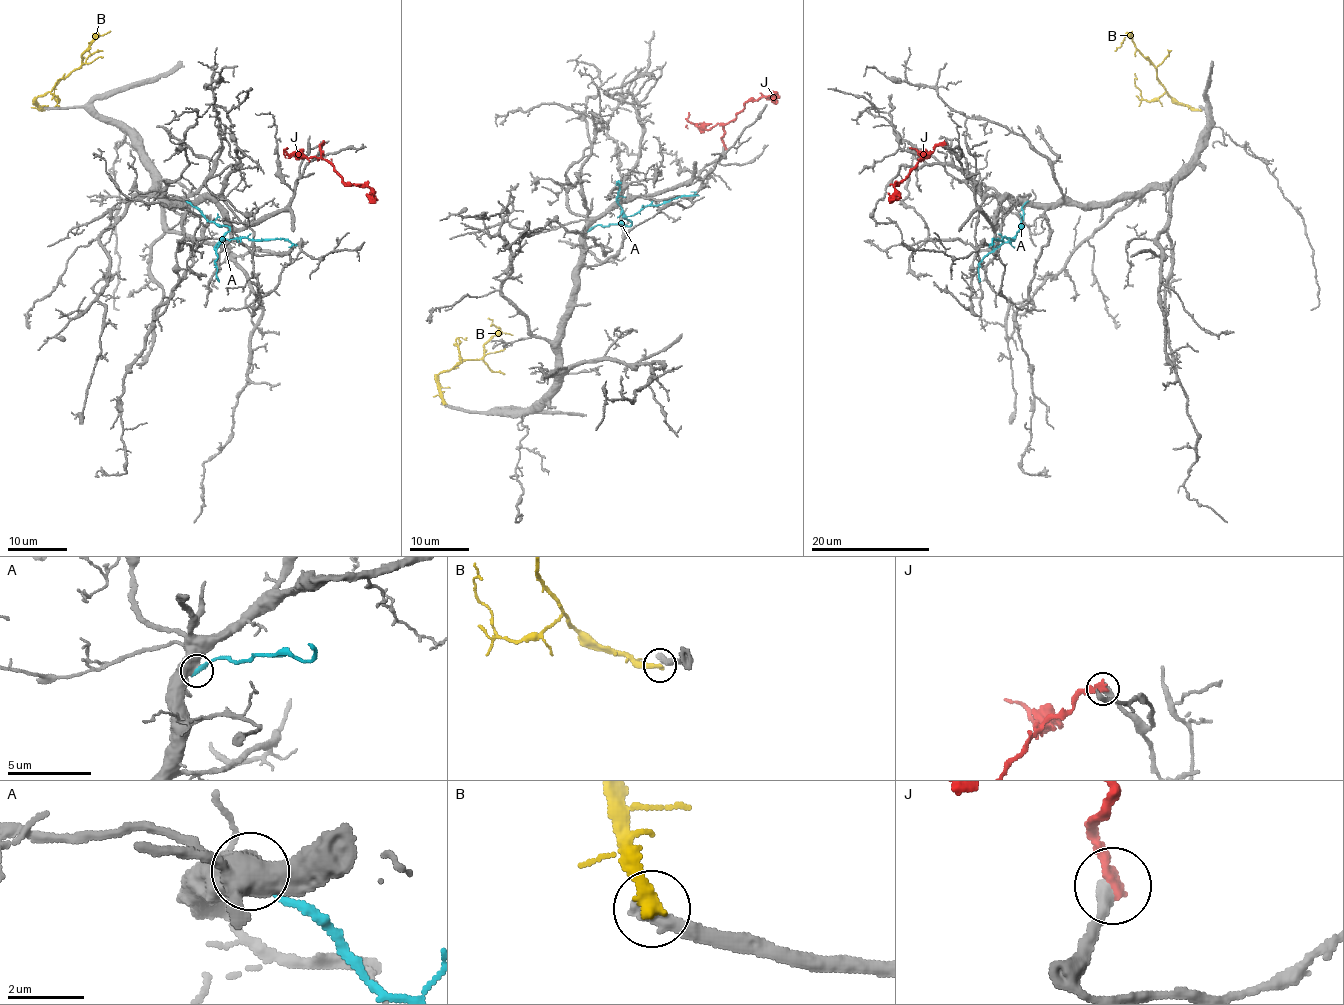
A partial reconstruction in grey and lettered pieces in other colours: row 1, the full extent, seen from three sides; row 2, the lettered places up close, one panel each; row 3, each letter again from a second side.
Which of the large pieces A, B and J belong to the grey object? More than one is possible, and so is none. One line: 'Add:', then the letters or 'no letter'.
Add: no letter

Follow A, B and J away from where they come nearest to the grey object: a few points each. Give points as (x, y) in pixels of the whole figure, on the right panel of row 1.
A: (1027, 202), (1022, 206), (1022, 226), (1013, 239), (993, 239), (988, 246)
B: (1200, 110), (1191, 110), (1172, 98), (1157, 79), (1157, 68), (1129, 37), (1125, 37), (1114, 51)
J: (944, 144), (923, 156), (911, 172), (893, 187), (895, 197), (889, 203)

